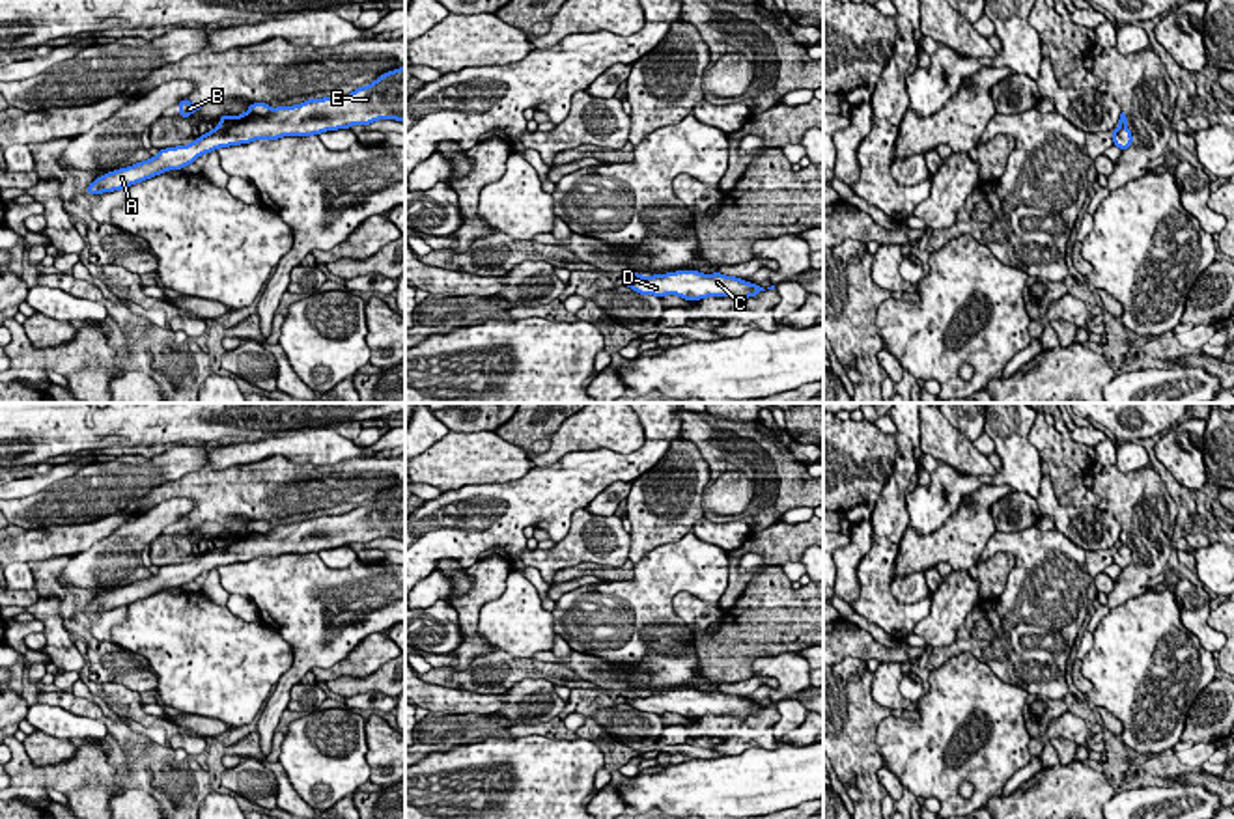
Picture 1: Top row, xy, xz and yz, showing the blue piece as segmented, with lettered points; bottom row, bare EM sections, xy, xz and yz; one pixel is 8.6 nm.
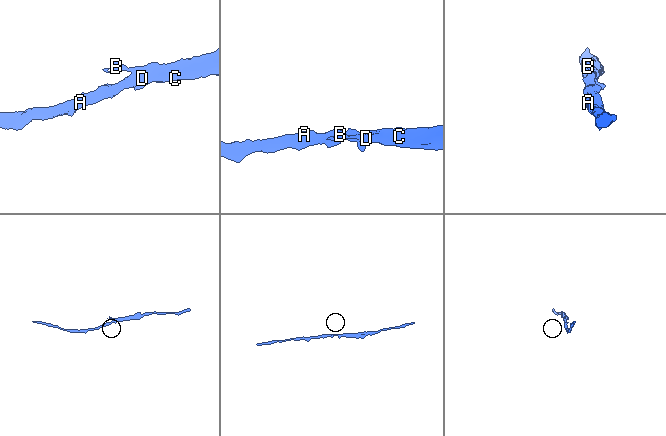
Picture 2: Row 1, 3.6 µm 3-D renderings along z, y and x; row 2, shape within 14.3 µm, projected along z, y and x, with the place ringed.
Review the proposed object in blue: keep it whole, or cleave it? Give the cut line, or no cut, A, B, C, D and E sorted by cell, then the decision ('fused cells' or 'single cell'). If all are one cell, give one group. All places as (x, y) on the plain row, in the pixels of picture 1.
no cut | A B C D E | single cell

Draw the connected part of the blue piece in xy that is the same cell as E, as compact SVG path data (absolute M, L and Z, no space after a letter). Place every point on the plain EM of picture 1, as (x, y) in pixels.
M405 485L381 493L375 500L357 506L345 515L310 515L293 524L271 526L254 521L245 532L222 534L218 543L189 563L159 567L157 575L119 586L97 595L86 612L103 612L127 606L168 588L181 588L200 573L218 565L278 558L282 554L312 554L327 548L370 543L377 537L405 539Z

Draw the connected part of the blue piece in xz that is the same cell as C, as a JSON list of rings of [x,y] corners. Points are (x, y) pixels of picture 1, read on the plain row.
[[[693,687],[653,694],[640,694],[629,688],[624,696],[627,698],[625,703],[633,709],[659,716],[665,713],[678,713],[685,718],[700,718],[706,715],[730,715],[743,718],[765,709],[764,705],[736,694],[726,694],[721,690],[702,692]]]

